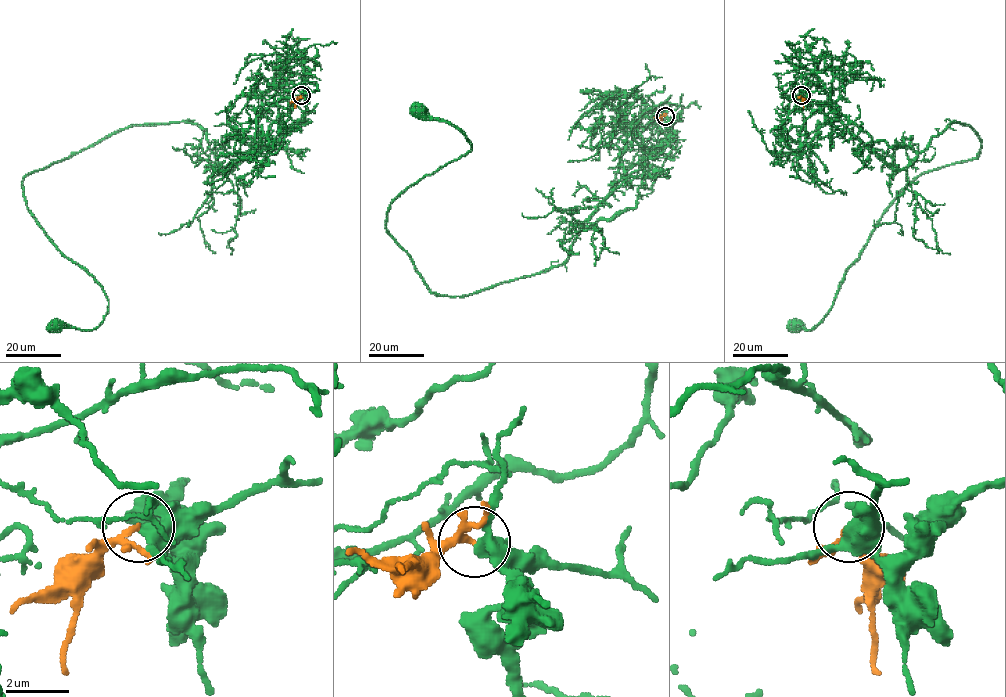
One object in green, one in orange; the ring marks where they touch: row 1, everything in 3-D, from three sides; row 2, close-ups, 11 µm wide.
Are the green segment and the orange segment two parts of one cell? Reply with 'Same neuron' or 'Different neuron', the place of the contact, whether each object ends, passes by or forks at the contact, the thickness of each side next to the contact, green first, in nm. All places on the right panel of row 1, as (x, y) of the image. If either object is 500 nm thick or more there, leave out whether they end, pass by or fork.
Different neuron. Place: (801, 95). At the ring green passes by. At the ring orange forks. Thickness 400 nm (green) against 150 nm

